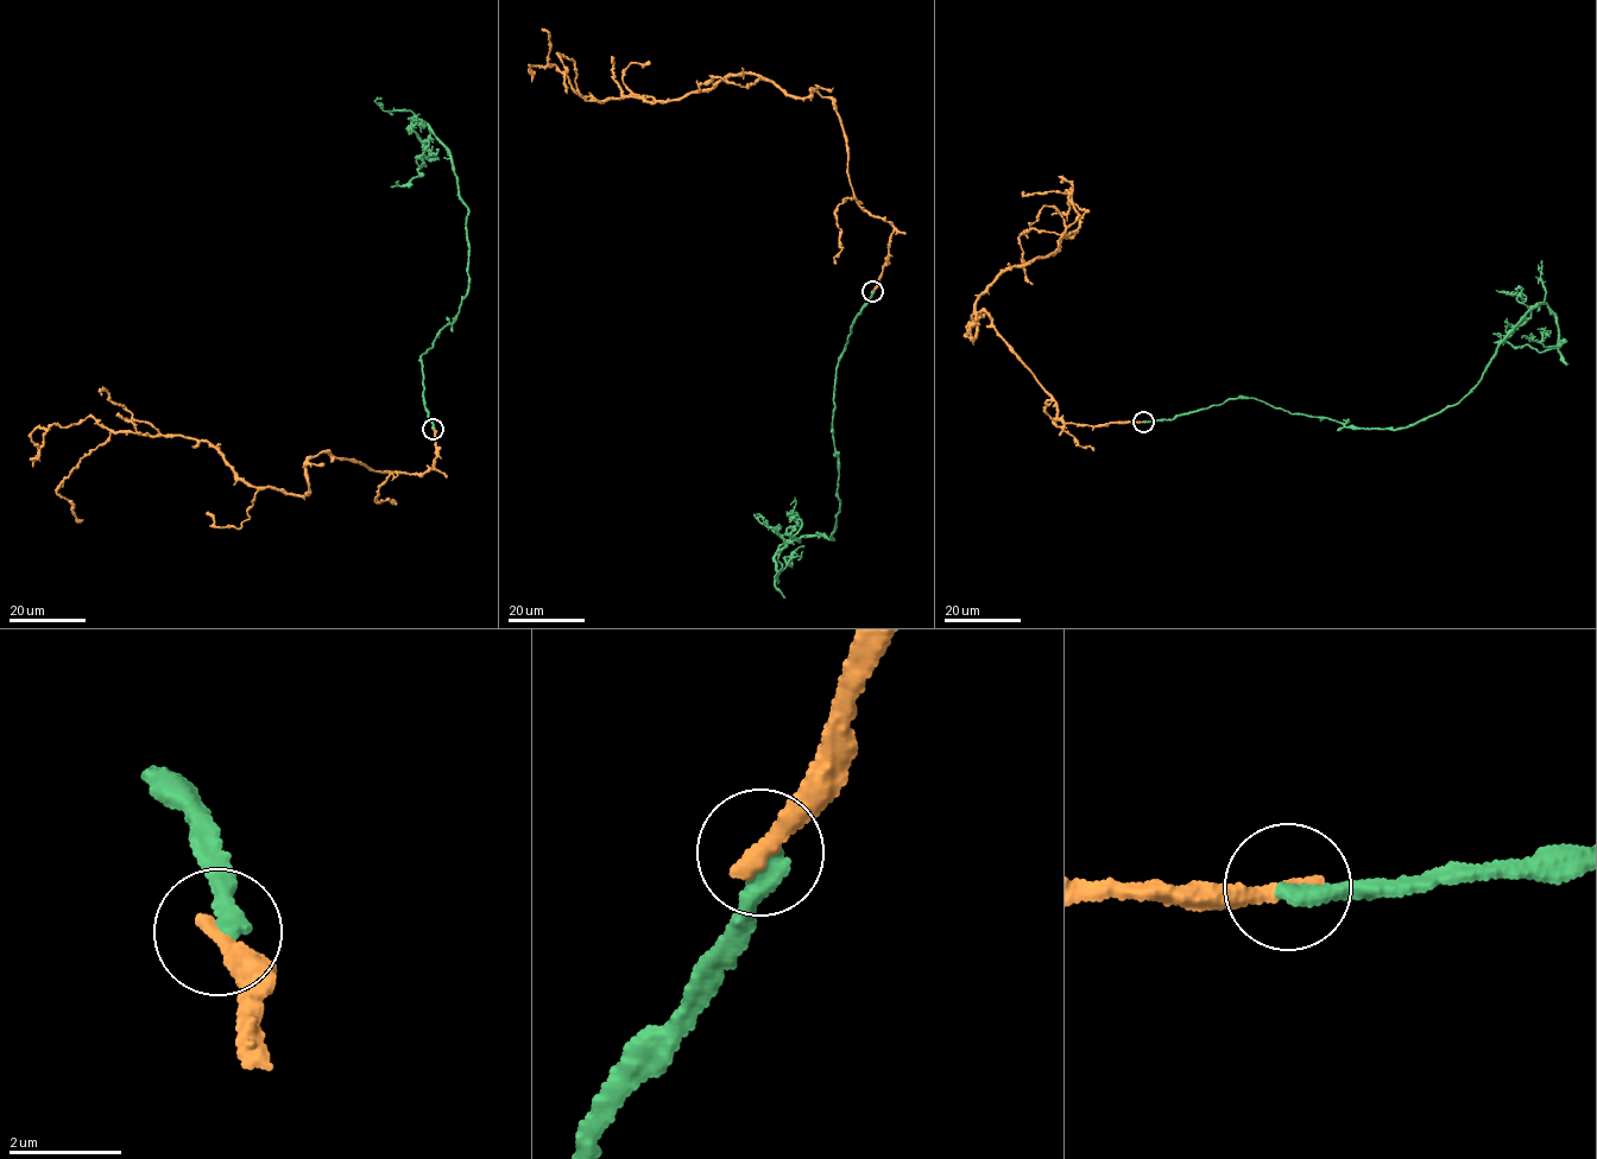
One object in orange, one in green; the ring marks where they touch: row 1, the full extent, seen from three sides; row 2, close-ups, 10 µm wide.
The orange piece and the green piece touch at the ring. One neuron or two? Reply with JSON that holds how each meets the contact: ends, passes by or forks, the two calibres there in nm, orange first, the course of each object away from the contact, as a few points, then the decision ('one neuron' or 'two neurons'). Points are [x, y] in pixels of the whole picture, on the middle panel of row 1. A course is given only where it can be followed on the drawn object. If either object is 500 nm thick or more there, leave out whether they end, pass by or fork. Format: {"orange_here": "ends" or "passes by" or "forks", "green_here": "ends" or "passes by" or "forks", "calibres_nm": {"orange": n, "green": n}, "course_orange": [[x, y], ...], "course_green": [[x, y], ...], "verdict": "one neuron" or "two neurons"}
{"orange_here": "ends", "green_here": "ends", "calibres_nm": {"orange": 340, "green": 320}, "course_orange": [[872, 291], [892, 227], [857, 201], [831, 100], [744, 73], [666, 101], [591, 101], [557, 54], [567, 93]], "course_green": [[872, 291], [834, 387], [834, 538], [786, 542], [776, 578], [784, 539], [763, 517]], "verdict": "two neurons"}

